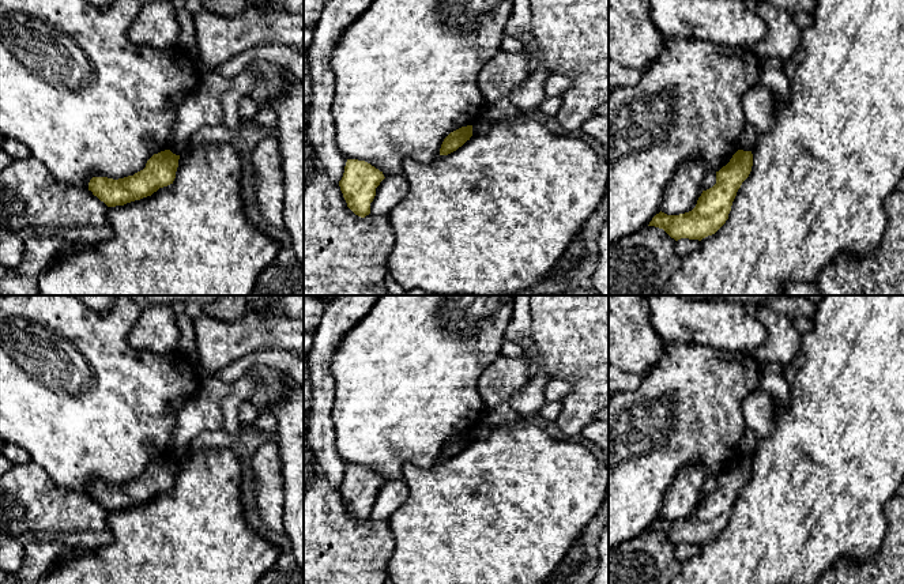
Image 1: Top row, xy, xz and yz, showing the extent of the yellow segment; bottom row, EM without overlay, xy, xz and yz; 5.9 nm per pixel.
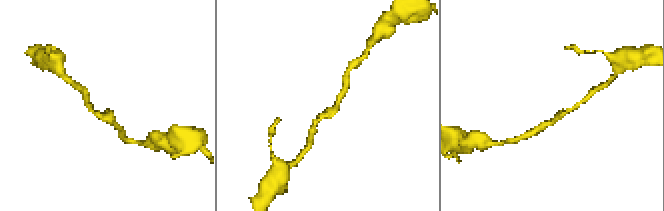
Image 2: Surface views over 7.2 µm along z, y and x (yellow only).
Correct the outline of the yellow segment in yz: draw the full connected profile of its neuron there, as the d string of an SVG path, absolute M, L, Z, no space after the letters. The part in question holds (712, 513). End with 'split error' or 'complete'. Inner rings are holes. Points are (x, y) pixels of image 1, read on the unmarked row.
M738 455L730 467L716 476L716 489L703 496L696 512L685 519L656 519L648 531L663 534L675 546L698 545L715 539L728 524L732 506L753 471L752 456Z | complete

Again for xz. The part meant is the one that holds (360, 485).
M347 464L344 478L339 486L347 512L358 521L370 519L370 508L376 501L376 493L384 485L383 476L365 466Z | complete

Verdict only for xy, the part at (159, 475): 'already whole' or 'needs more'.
already whole

